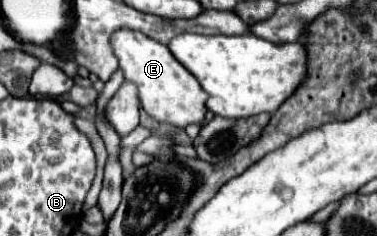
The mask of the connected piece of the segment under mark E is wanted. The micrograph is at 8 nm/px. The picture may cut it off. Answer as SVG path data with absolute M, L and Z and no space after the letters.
M118 30L112 38L112 48L120 62L124 78L138 86L140 104L150 118L154 118L156 122L170 124L174 128L186 128L188 124L204 124L204 116L208 112L208 94L202 90L198 80L170 54L168 46L152 42L142 32Z

